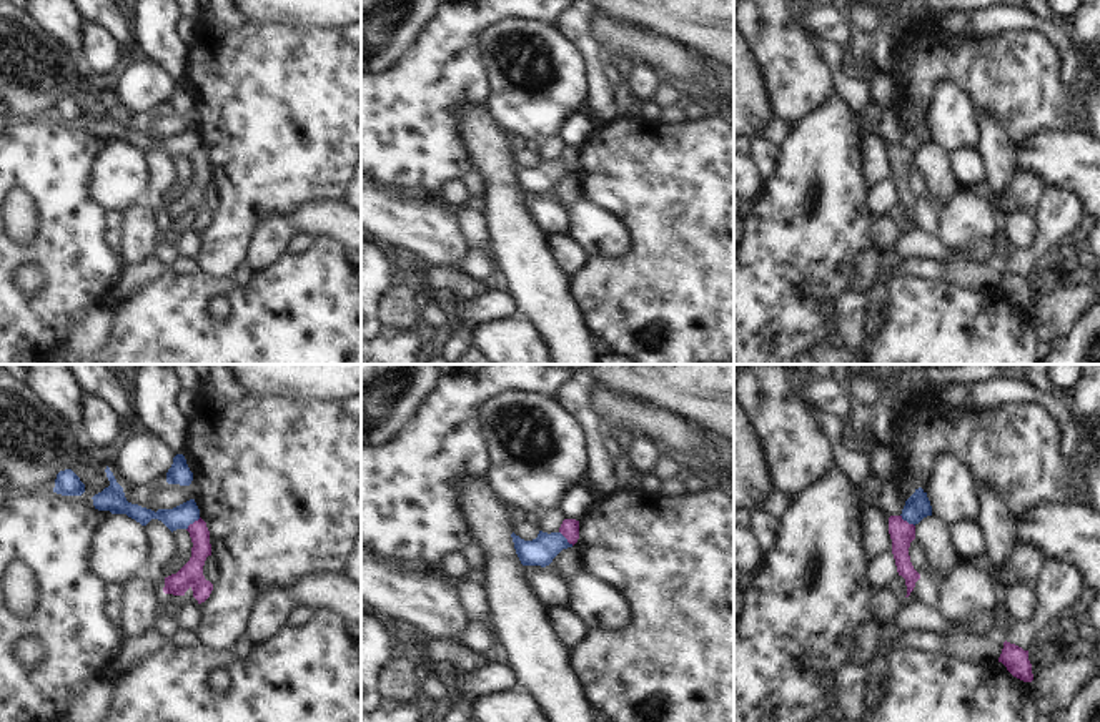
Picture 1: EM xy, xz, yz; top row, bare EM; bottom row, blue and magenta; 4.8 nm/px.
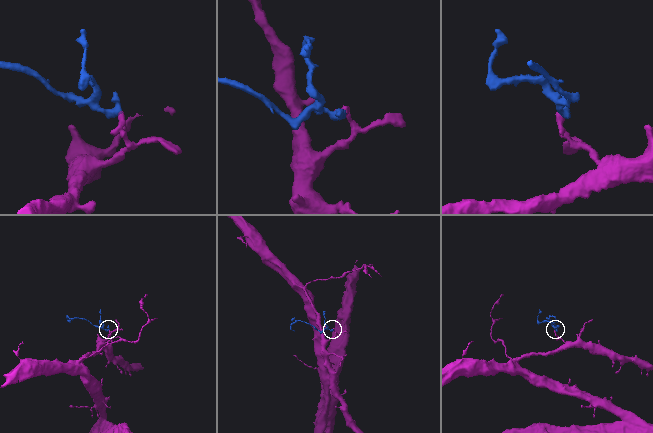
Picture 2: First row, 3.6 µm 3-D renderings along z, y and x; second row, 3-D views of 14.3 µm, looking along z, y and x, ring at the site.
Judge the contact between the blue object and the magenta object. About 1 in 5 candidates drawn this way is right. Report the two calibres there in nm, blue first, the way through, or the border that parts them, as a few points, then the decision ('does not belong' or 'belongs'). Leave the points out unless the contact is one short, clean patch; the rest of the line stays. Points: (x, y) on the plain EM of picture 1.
calibres 120 and 120 nm; border yz (901, 142), (914, 153); does not belong

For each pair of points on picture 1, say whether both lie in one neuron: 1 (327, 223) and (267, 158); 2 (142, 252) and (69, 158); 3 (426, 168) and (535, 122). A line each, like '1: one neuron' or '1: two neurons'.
1: two neurons
2: two neurons
3: two neurons

